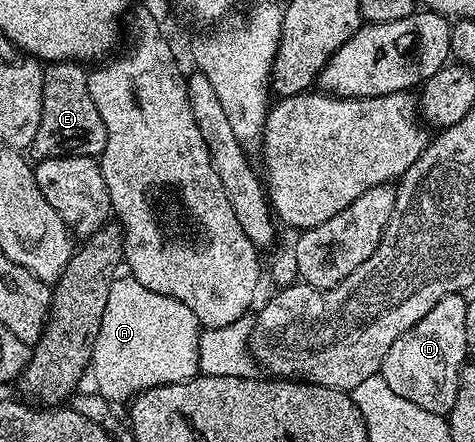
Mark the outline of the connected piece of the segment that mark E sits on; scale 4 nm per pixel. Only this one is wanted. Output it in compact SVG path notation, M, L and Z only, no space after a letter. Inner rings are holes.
M51 62L42 71L44 92L40 128L36 128L36 140L32 147L35 159L68 158L70 155L98 158L106 147L106 129L96 104L92 104L92 92L88 92L88 70L81 62Z

